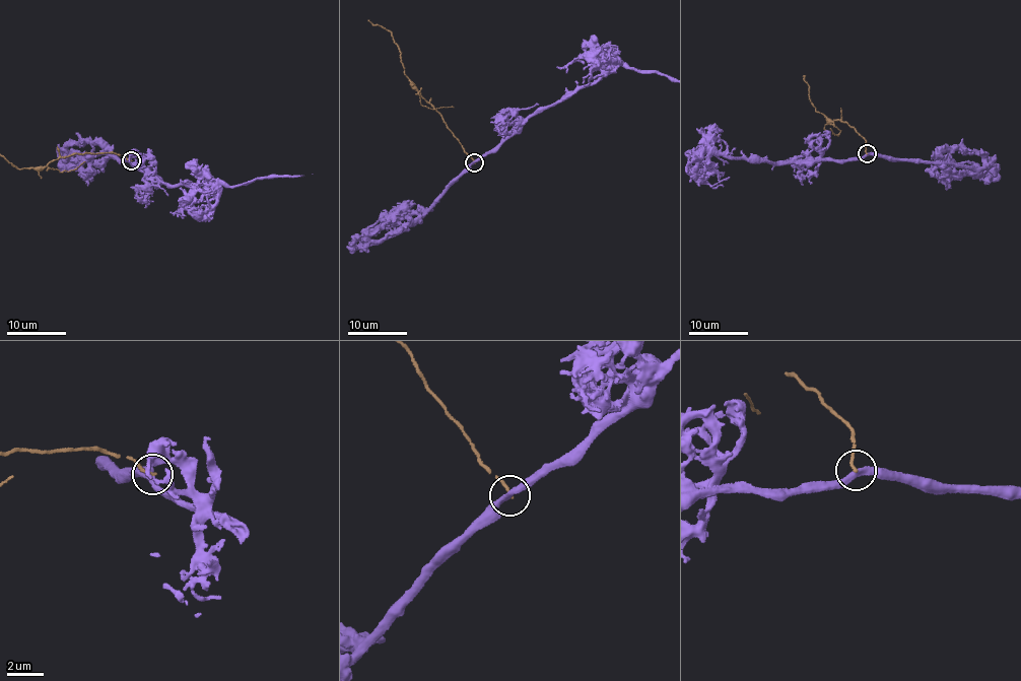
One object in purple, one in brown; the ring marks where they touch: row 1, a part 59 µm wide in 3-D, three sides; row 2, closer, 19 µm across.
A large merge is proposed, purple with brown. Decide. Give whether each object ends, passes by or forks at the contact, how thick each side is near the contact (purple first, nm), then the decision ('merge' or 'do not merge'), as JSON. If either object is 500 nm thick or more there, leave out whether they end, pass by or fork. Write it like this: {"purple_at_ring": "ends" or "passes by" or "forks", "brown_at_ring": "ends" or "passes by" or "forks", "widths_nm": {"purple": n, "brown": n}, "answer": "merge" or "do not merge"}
{"purple_at_ring": "passes by", "brown_at_ring": "ends", "widths_nm": {"purple": 320, "brown": 160}, "answer": "do not merge"}

